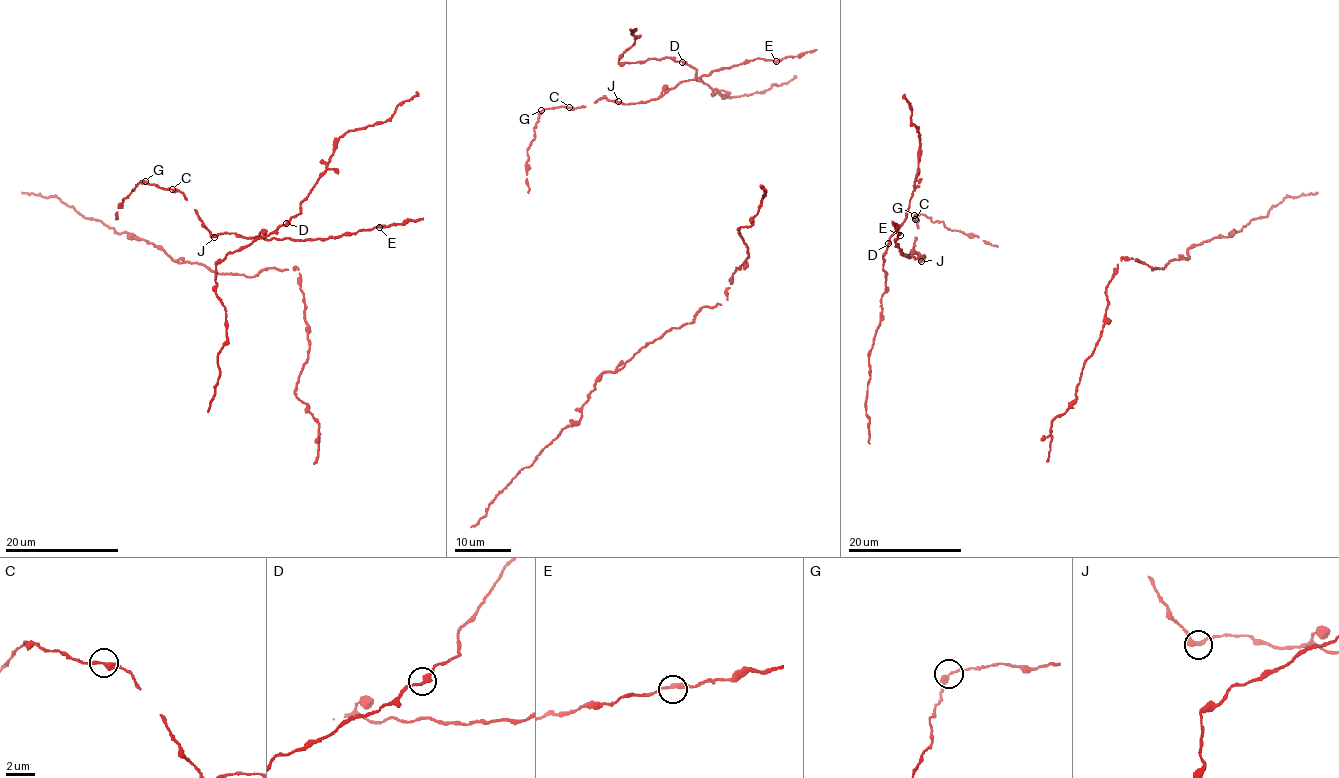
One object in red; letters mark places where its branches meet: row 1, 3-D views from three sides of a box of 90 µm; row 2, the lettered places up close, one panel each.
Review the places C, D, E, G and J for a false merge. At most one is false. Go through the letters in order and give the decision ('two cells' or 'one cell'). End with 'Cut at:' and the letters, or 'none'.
C: one cell
D: one cell
E: one cell
G: one cell
J: one cell
Cut at: none

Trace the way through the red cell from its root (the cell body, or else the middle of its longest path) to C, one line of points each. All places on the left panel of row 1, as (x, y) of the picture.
C: (139, 183), (143, 180), (172, 188)

